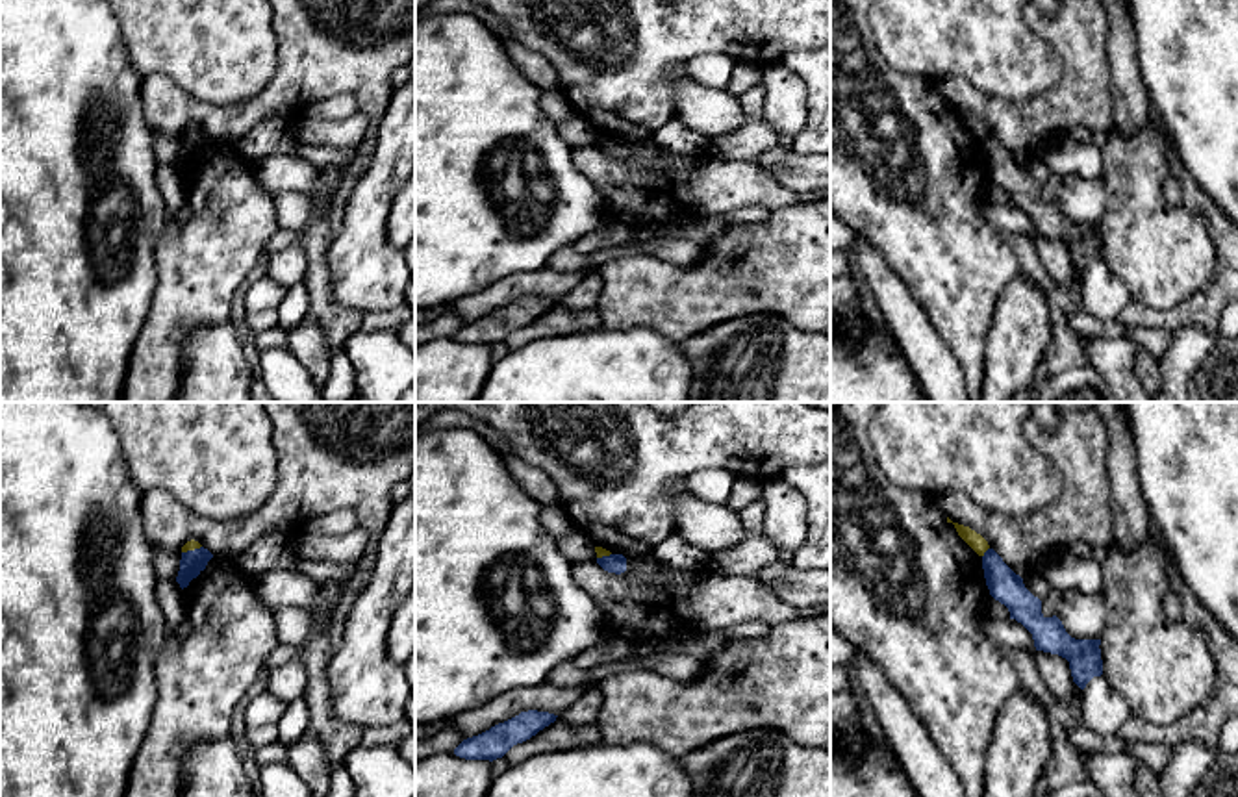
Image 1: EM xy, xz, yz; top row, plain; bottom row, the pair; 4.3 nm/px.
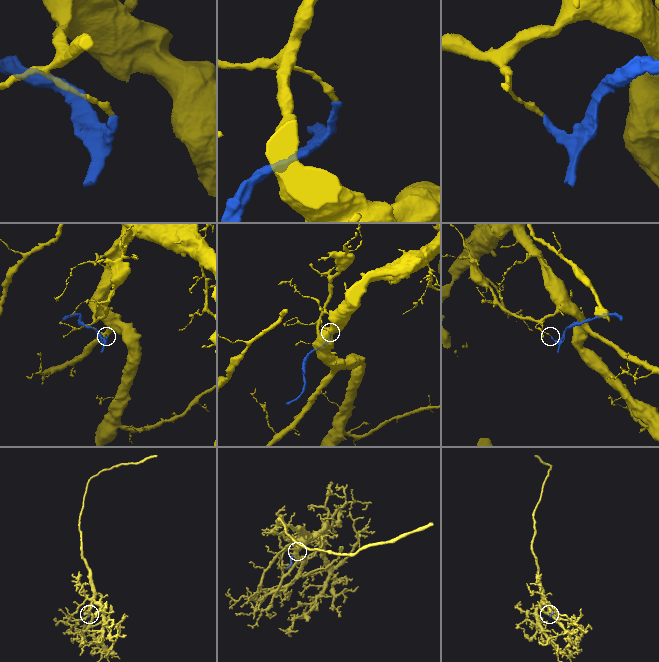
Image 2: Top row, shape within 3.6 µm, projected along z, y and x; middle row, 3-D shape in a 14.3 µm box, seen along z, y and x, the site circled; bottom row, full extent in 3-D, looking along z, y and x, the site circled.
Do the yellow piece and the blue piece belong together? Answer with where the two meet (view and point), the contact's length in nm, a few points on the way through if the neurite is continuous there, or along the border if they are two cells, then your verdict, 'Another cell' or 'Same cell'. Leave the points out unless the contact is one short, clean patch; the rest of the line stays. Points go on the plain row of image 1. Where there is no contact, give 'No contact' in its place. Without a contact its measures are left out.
Touches yellow at yz (985, 136). Shared border 50 nm. Boundary: yz (988, 132), (983, 141). Another cell

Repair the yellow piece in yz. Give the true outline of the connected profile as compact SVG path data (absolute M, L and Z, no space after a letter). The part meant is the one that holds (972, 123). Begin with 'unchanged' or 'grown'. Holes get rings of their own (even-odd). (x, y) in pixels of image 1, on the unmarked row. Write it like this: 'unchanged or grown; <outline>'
unchanged; M953 108L958 120L979 139L984 141L984 137L990 133L988 126L977 119L975 115L971 115L969 111Z

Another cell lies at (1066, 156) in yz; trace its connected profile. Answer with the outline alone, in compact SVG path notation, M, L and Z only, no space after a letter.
M1058 132L1043 137L1034 154L1045 161L1053 174L1101 178L1103 152L1093 143L1080 143L1073 133Z

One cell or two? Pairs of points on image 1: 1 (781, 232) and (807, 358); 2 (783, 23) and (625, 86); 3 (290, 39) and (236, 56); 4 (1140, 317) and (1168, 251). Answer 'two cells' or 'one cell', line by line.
1: two cells
2: one cell
3: two cells
4: two cells

